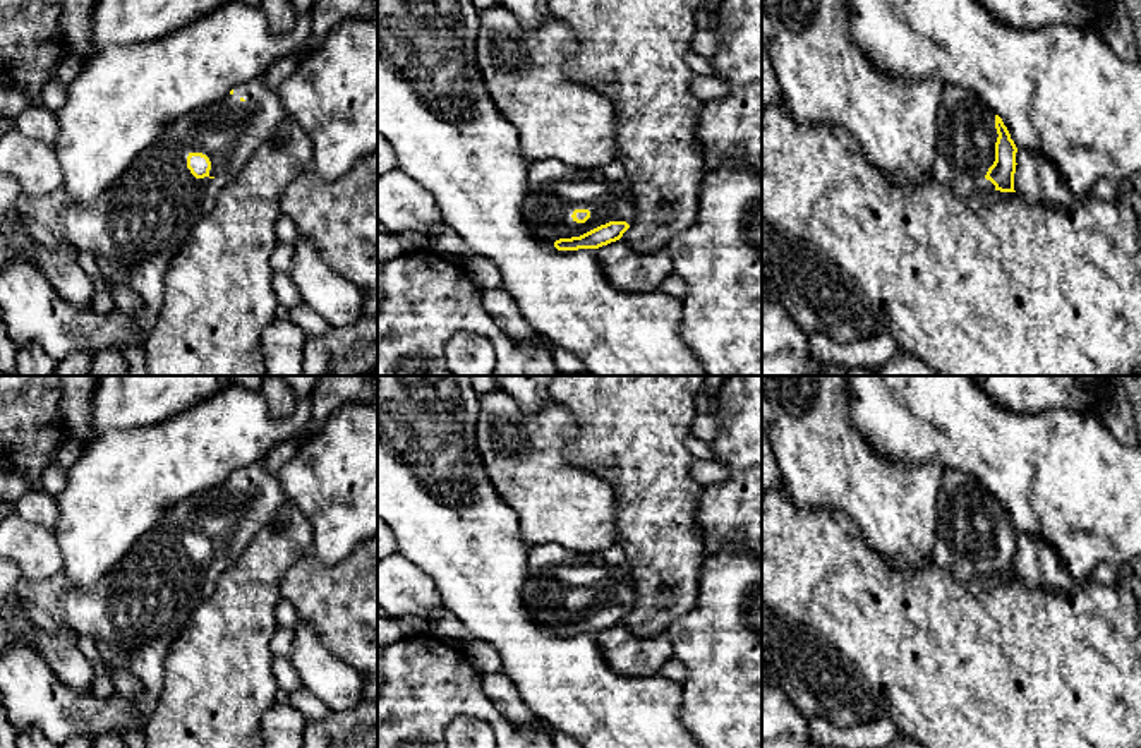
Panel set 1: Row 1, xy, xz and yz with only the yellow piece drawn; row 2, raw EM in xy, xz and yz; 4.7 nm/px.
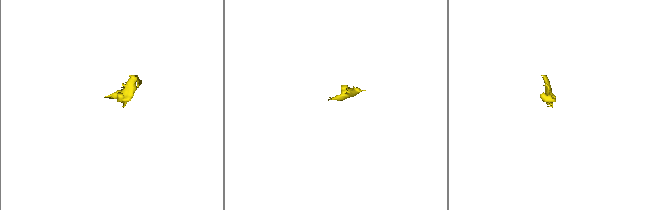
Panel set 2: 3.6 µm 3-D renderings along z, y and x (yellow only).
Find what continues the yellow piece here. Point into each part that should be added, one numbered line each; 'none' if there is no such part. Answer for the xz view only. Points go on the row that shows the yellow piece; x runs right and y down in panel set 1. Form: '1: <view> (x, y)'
1: xz (555, 189)

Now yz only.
1: yz (966, 134)

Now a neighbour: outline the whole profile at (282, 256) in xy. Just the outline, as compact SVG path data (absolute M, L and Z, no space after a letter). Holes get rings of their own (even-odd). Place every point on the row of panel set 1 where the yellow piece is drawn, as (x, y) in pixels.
M278 242L271 254L271 268L278 273L290 273L292 257L295 254L295 247L292 244Z

